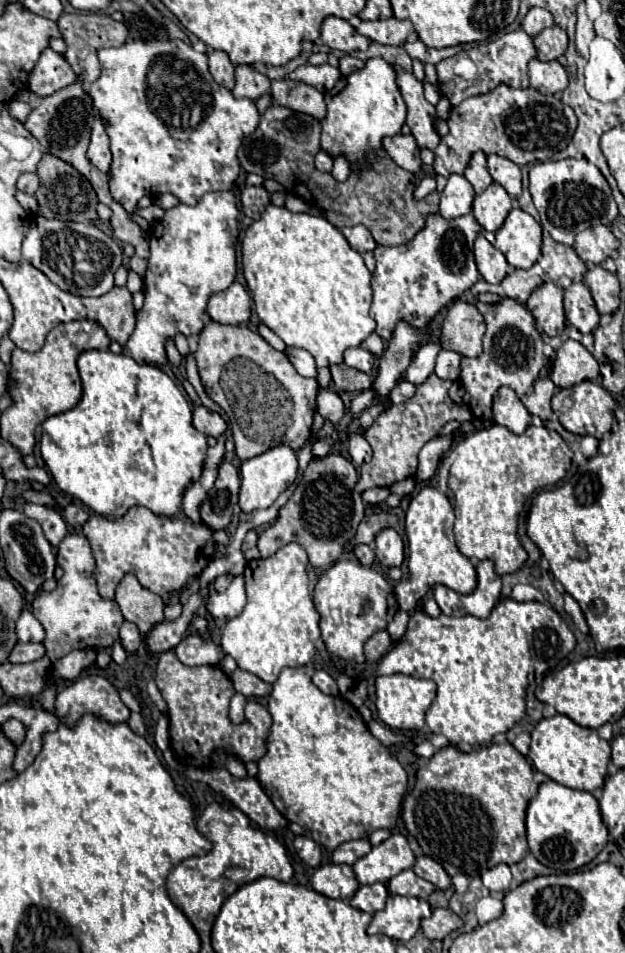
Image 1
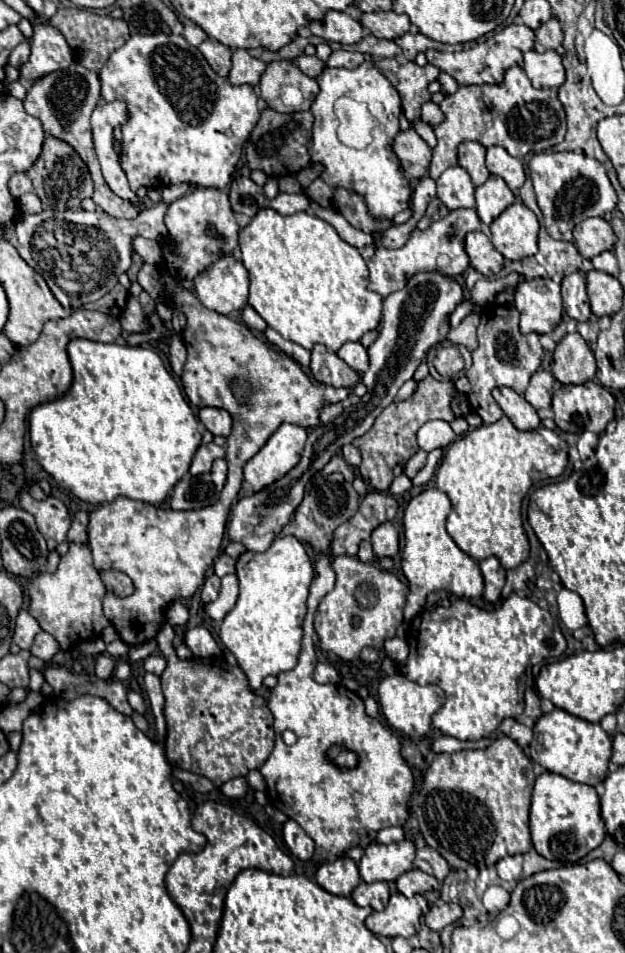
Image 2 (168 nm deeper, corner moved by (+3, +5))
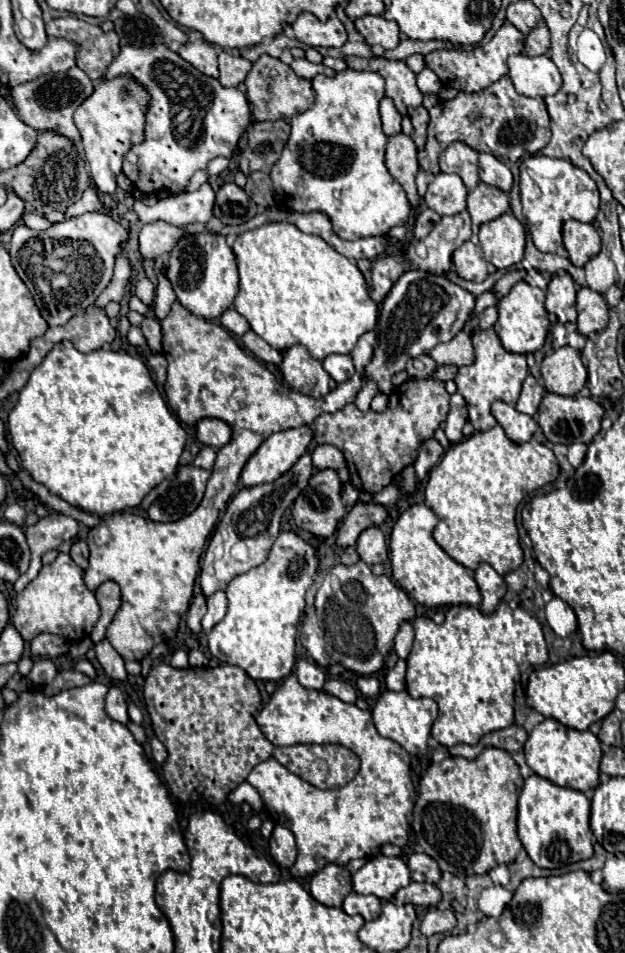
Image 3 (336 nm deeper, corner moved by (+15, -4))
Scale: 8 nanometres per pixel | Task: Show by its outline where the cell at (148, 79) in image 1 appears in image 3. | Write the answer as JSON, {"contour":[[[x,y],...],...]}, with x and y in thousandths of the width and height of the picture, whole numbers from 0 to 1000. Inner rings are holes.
{"contour":[[[237,47],[237,49],[195,49],[192,58],[173,68],[166,83],[186,83],[186,81],[211,81],[221,85],[240,100],[237,112],[234,112],[234,131],[230,131],[230,148],[208,154],[205,161],[198,161],[195,179],[211,190],[211,194],[227,205],[259,205],[262,200],[291,200],[304,186],[330,177],[333,171],[342,165],[362,165],[371,167],[374,156],[400,131],[400,112],[394,98],[381,91],[355,91],[349,83],[333,81],[320,77],[314,70],[307,70],[301,64],[294,64],[285,56],[272,54],[266,47]]]}

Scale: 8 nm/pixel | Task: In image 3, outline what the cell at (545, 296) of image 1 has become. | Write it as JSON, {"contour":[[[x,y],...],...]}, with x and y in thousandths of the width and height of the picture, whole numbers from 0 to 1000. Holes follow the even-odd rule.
{"contour":[[[838,295],[826,297],[816,307],[797,316],[797,337],[790,341],[797,354],[803,356],[803,364],[816,370],[854,370],[861,368],[877,352],[877,328],[870,324],[870,305],[851,301]]]}

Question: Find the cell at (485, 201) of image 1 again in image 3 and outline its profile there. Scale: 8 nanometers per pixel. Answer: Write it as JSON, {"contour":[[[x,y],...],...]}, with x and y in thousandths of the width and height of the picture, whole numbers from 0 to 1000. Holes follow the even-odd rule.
{"contour":[[[765,192],[762,198],[749,203],[749,224],[755,228],[755,238],[765,240],[771,234],[781,234],[816,219],[813,207],[806,200]]]}

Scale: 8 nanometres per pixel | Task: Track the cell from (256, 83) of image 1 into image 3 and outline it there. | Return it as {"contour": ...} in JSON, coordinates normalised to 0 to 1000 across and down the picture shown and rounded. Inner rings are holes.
{"contour":[[[355,54],[349,58],[349,68],[352,68],[349,85],[358,91],[381,91],[381,89],[387,89],[390,83],[394,83],[394,79],[403,72],[403,66],[400,64],[394,64],[390,60],[371,60],[362,54]]]}

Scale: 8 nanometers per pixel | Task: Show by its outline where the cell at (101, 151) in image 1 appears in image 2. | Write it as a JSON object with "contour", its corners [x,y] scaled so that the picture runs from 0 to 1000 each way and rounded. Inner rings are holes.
{"contour":[[[160,107],[147,118],[147,141],[170,193],[182,204],[221,216],[221,208],[218,204],[211,204],[202,183],[192,174],[192,166],[182,157],[182,134],[195,132],[202,126],[205,115],[198,107]]]}

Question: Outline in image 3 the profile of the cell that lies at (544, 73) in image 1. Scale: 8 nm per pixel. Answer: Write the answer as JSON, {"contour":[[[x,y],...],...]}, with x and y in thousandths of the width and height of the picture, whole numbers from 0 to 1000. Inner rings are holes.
{"contour":[[[819,58],[813,62],[813,79],[832,100],[842,102],[877,102],[890,100],[899,83],[896,75],[874,58],[845,60],[845,58]]]}

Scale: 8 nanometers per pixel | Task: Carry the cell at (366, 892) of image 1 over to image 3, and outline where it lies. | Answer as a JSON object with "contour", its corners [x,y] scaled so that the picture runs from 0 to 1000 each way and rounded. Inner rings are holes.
{"contour":[[[557,937],[554,943],[550,943],[550,950],[547,954],[557,958],[557,960],[579,960],[586,966],[595,966],[608,960],[608,943],[598,941],[598,939],[576,939],[576,937]]]}

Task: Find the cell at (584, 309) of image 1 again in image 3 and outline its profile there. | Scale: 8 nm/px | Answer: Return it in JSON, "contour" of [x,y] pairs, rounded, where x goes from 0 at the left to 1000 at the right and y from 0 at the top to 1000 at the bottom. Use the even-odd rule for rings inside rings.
{"contour":[[[886,289],[874,303],[874,324],[877,328],[886,328],[896,339],[922,339],[922,299],[912,289]]]}

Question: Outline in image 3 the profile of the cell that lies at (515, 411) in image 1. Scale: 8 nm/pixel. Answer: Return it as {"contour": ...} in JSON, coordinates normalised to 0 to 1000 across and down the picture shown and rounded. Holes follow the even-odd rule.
{"contour":[[[806,421],[787,423],[787,435],[803,446],[810,459],[819,461],[822,465],[848,463],[854,452],[861,450],[858,442],[848,435],[838,435],[838,433],[826,431],[819,425],[813,425]]]}

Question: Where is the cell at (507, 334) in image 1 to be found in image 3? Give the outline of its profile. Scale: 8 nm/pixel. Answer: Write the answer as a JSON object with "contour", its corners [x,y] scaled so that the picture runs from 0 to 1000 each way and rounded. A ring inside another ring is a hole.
{"contour":[[[790,343],[758,349],[755,352],[755,362],[758,362],[758,368],[762,368],[762,377],[758,377],[755,383],[736,385],[726,400],[733,404],[733,412],[746,421],[749,442],[758,446],[762,452],[781,452],[784,448],[794,446],[794,440],[784,435],[787,421],[800,419],[800,421],[810,421],[810,423],[822,425],[829,414],[832,414],[835,400],[845,396],[845,383],[842,383],[842,373],[813,370],[803,364]]]}

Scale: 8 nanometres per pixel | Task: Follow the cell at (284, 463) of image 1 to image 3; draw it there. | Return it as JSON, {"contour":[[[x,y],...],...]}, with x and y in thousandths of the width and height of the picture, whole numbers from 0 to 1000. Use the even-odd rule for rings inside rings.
{"contour":[[[496,448],[435,454],[390,488],[384,507],[390,511],[410,511],[445,503],[486,473],[493,473],[499,456],[502,454]]]}

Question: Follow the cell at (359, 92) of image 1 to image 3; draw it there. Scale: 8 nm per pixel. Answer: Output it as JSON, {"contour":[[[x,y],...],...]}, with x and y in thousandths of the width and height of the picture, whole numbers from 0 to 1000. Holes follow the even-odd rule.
{"contour":[[[554,72],[534,81],[506,79],[496,87],[506,98],[506,106],[493,116],[464,125],[464,146],[432,182],[445,215],[458,221],[518,221],[531,230],[541,249],[557,253],[595,247],[614,249],[624,238],[646,236],[656,228],[656,213],[646,198],[614,173],[614,154],[621,144],[611,137],[605,119],[605,110],[614,102],[614,83],[592,75]]]}

